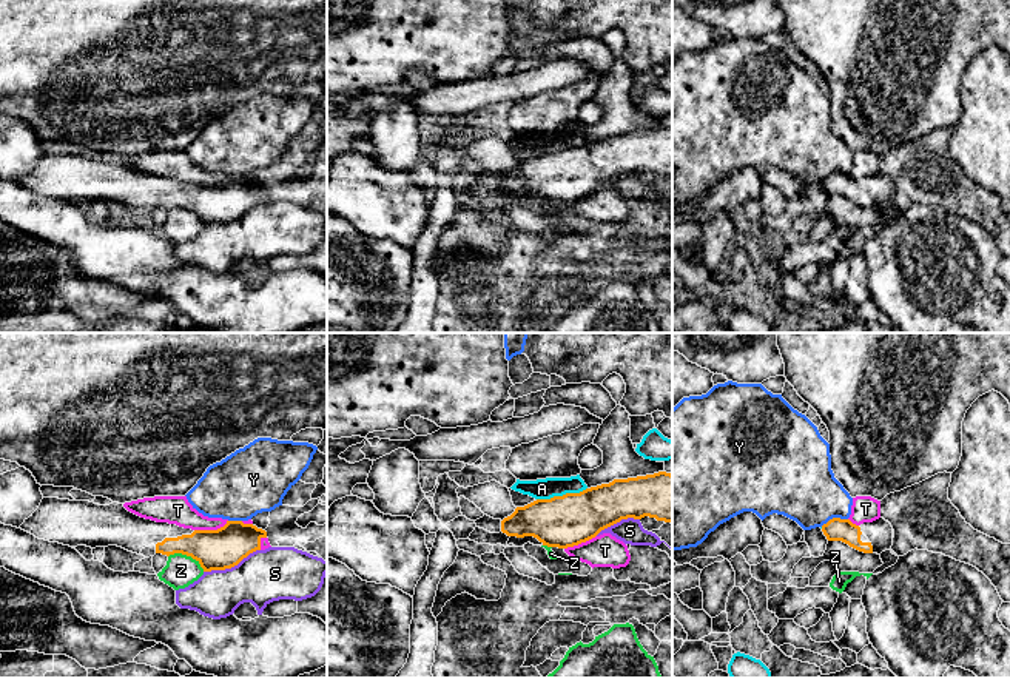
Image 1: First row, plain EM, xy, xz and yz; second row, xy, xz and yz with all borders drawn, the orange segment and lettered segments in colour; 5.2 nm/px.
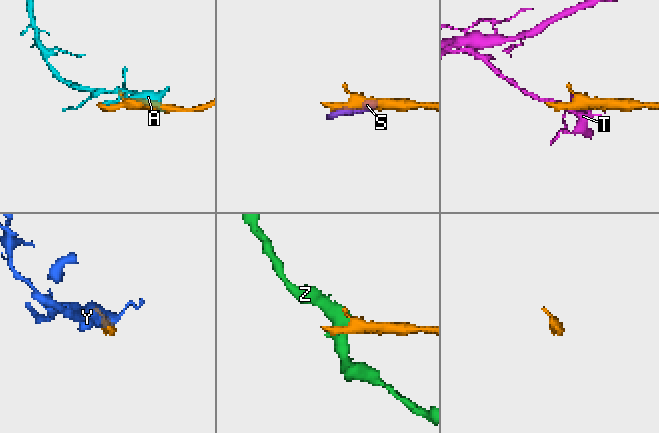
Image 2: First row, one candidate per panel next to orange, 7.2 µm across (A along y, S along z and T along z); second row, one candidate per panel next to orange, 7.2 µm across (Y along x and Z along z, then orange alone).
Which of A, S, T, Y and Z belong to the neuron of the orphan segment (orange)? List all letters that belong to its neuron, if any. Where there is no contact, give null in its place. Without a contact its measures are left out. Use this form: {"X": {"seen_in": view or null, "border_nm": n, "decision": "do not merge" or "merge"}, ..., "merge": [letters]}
{"A": {"seen_in": "xz", "border_nm": 280, "decision": "do not merge"}, "S": {"seen_in": "xy", "border_nm": 320, "decision": "do not merge"}, "T": {"seen_in": "xy", "border_nm": 190, "decision": "do not merge"}, "Y": {"seen_in": "yz", "border_nm": 150, "decision": "do not merge"}, "Z": {"seen_in": "xy", "border_nm": 200, "decision": "do not merge"}, "merge": []}

